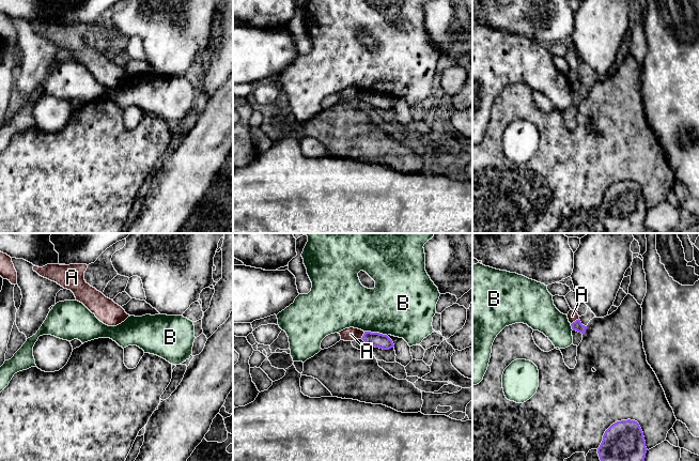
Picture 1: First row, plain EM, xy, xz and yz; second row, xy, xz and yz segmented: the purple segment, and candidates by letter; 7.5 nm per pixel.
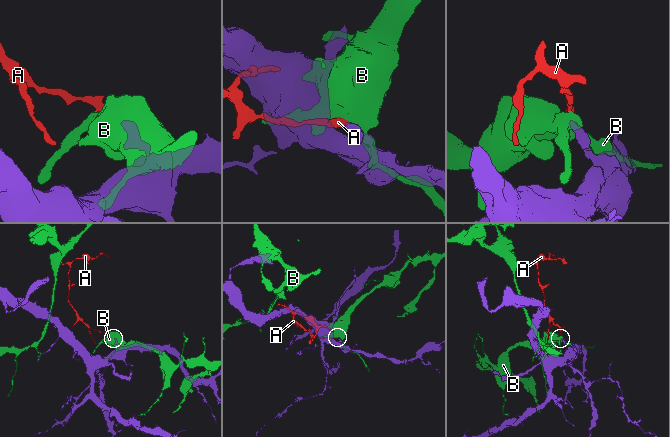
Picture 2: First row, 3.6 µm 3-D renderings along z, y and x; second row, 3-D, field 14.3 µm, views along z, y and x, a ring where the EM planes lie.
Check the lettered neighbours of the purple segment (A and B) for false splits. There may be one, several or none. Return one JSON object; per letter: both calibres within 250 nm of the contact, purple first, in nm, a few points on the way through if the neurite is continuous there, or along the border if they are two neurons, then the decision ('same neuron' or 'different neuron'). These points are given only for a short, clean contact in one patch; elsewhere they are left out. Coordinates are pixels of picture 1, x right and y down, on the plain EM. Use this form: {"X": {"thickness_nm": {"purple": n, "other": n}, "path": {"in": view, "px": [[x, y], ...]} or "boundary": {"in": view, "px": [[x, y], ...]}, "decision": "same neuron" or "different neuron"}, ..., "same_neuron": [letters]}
{"A": {"thickness_nm": {"purple": 70, "other": 80}, "boundary": {"in": "yz", "px": [[578, 78], [571, 85]]}, "decision": "different neuron"}, "B": {"thickness_nm": {"purple": 110, "other": 440}, "decision": "different neuron"}, "same_neuron": []}

